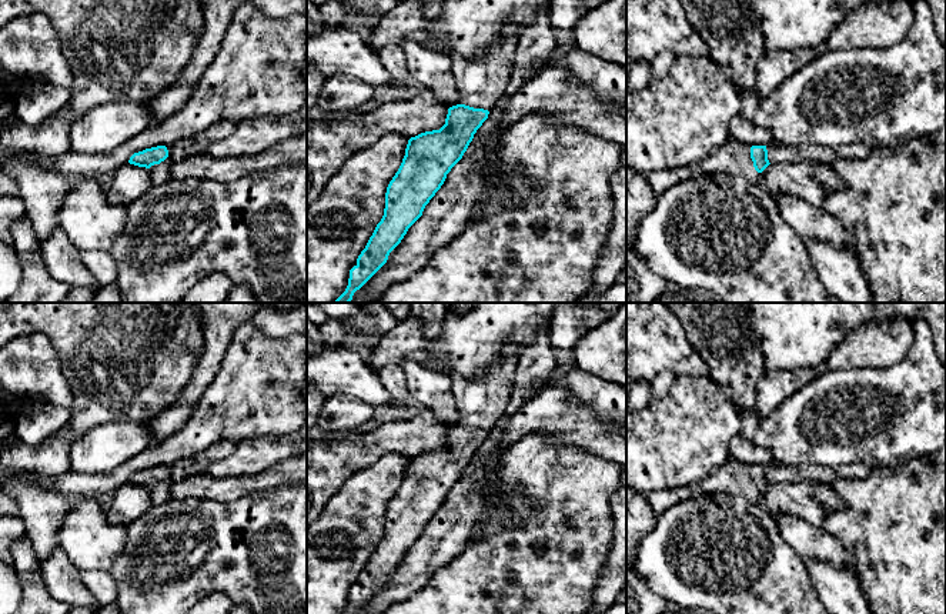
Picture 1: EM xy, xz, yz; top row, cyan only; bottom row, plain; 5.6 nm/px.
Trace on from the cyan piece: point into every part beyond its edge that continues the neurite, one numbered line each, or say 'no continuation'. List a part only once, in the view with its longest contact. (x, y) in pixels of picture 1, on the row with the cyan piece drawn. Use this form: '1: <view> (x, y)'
1: xz (481, 82)

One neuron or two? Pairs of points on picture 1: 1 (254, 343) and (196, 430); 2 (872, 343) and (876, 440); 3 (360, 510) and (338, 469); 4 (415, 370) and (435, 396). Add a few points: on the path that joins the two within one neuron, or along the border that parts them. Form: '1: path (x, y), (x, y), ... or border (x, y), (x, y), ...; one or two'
1: path (254, 366), (254, 376), (219, 411); one
2: border (905, 354), (898, 361), (882, 367), (839, 367); two
3: border (374, 461), (358, 469), (324, 506); two
4: path (417, 376), (431, 390); one

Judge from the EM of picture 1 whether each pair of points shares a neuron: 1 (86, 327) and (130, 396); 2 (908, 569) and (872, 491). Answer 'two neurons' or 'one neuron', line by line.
1: one neuron
2: one neuron

